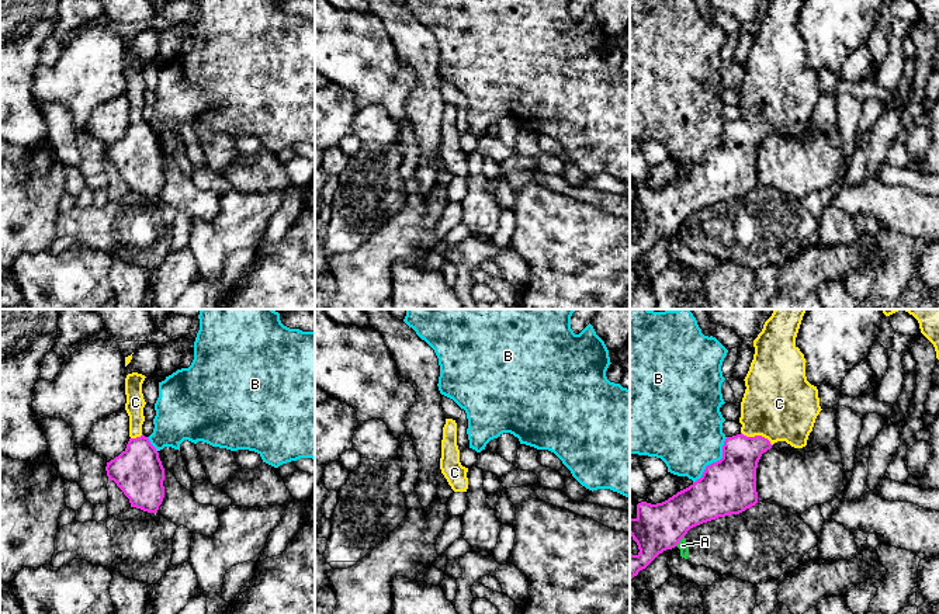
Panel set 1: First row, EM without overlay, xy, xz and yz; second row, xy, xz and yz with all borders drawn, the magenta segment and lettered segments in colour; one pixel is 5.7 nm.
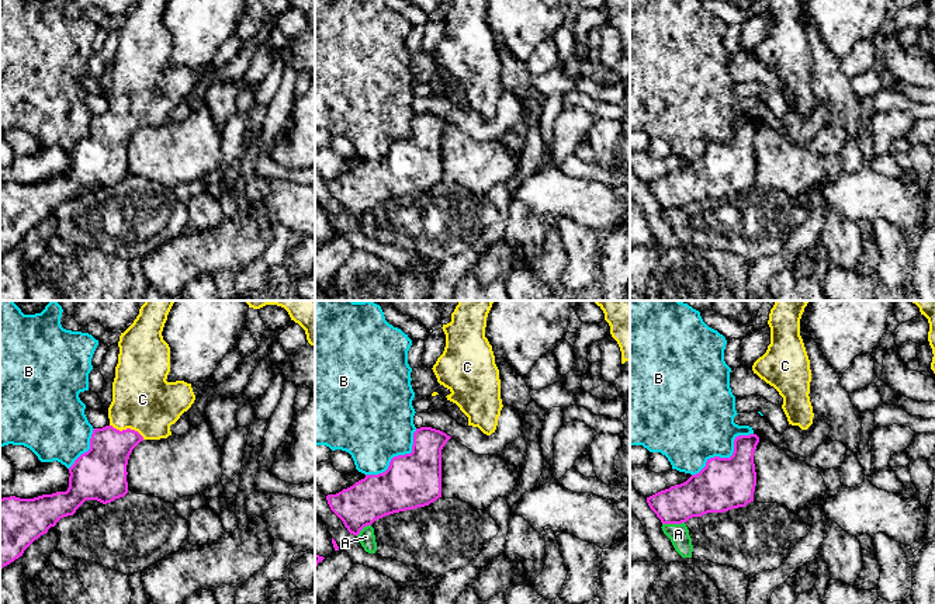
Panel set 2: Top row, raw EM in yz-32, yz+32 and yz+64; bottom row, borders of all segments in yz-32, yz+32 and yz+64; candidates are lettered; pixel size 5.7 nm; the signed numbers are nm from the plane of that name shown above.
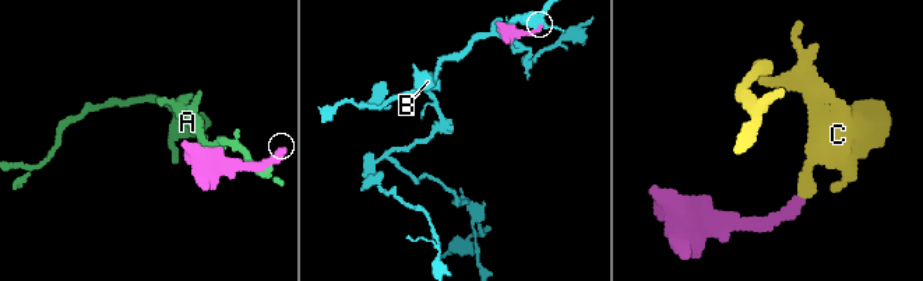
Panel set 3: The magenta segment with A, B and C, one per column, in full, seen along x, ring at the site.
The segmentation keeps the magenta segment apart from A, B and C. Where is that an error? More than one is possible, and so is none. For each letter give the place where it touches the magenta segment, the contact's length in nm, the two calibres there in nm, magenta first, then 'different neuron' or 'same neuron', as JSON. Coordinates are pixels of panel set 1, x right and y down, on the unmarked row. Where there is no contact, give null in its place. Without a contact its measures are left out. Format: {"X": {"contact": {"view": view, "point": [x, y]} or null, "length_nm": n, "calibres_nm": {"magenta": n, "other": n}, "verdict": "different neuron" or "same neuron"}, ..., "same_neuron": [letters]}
{"A": {"contact": {"view": "yz", "point": [679, 225]}, "length_nm": 80, "calibres_nm": {"magenta": 280, "other": 60}, "verdict": "different neuron"}, "B": {"contact": {"view": "yz", "point": [714, 148]}, "length_nm": 320, "calibres_nm": {"magenta": 320, "other": 440}, "verdict": "different neuron"}, "C": {"contact": {"view": "yz", "point": [756, 121]}, "length_nm": 200, "calibres_nm": {"magenta": 240, "other": 420}, "verdict": "same neuron"}, "same_neuron": ["C"]}

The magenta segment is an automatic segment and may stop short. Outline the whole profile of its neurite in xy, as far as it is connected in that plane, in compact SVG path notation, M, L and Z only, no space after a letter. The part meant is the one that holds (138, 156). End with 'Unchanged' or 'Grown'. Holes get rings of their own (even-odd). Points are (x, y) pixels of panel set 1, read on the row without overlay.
M138 58L128 59L125 63L125 96L129 101L131 124L127 133L107 148L105 156L108 166L114 166L129 184L131 192L157 198L164 183L164 153L159 138L142 119L146 90L142 79L145 63Z. Grown

